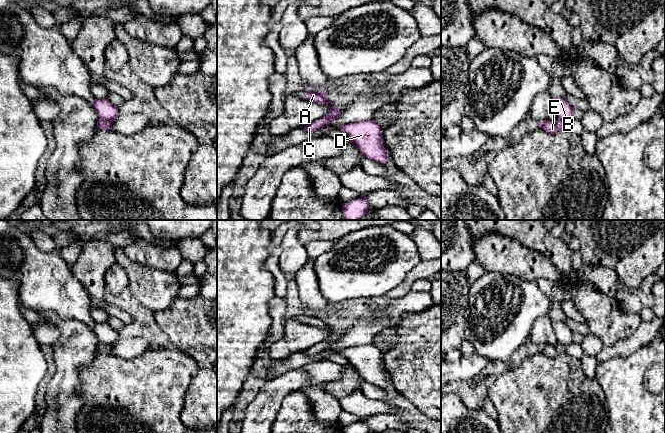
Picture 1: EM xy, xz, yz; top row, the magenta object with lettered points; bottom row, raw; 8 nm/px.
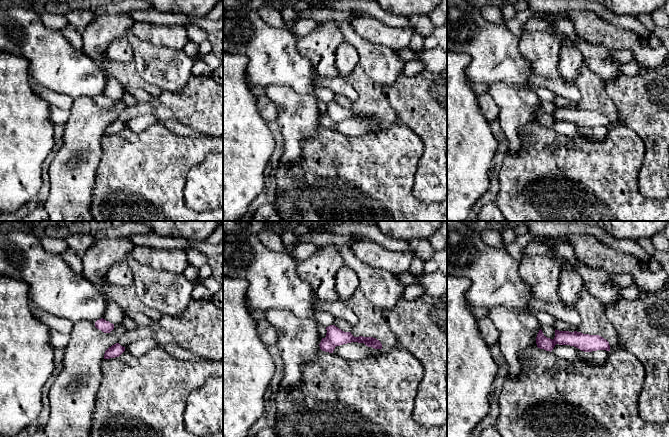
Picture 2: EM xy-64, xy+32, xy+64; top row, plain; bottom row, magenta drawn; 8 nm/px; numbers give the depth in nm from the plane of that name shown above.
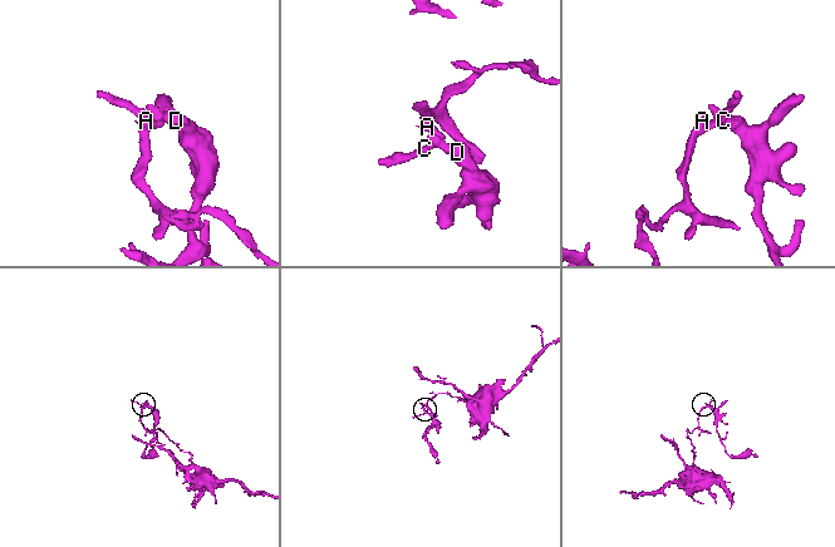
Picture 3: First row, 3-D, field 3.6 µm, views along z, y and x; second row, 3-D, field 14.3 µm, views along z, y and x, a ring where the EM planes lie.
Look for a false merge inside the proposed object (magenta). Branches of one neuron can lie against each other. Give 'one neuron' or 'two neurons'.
two neurons

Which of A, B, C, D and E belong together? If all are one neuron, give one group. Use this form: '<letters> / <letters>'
A C E / B D

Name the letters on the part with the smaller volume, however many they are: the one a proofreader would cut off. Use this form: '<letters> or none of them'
B, D

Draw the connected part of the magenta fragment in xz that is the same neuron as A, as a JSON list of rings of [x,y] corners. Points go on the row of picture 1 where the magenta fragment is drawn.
[[[306,91],[305,100],[320,103],[320,104],[329,104],[330,101],[327,99],[328,92],[322,91]]]

